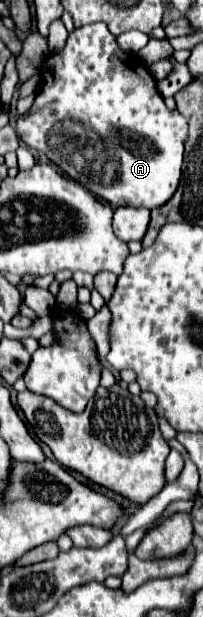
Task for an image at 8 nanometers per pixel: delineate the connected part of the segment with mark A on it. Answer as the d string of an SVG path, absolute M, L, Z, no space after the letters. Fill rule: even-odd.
M95 22L73 30L67 46L45 58L41 66L41 90L35 96L29 114L17 120L17 134L29 148L43 152L65 174L85 186L91 194L109 202L113 208L143 206L151 210L163 206L179 186L187 120L177 110L165 106L155 88L155 78L149 74L143 60L141 68L133 68L133 56L117 46L115 36L103 26L103 22ZM69 124L71 128L77 128L79 134L69 134ZM81 126L95 134L81 134Z

